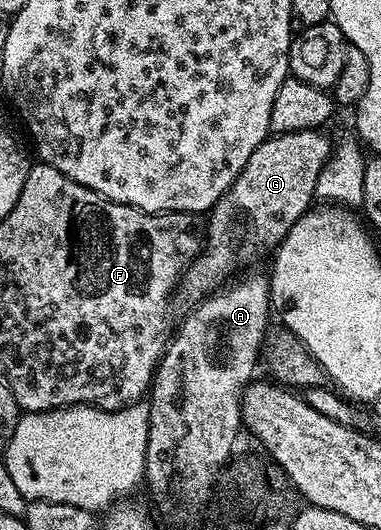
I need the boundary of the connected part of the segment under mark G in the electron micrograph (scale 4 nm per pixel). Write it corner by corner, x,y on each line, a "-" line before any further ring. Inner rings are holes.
306,128
300,132
271,134
261,142
261,146
257,146
257,150
253,150
253,154
249,154
249,162
245,162
233,186
229,186
229,190
212,206
209,213
211,221
205,224
205,247
181,277
181,296
183,292
188,305
194,306
204,296
210,296
224,287
236,275
235,267
238,266
239,260
243,264
251,264
267,251
268,255
287,237
289,230
293,230
295,223
309,211
315,200
317,178
321,178
321,170
331,156
333,147
333,140
325,133
323,130

